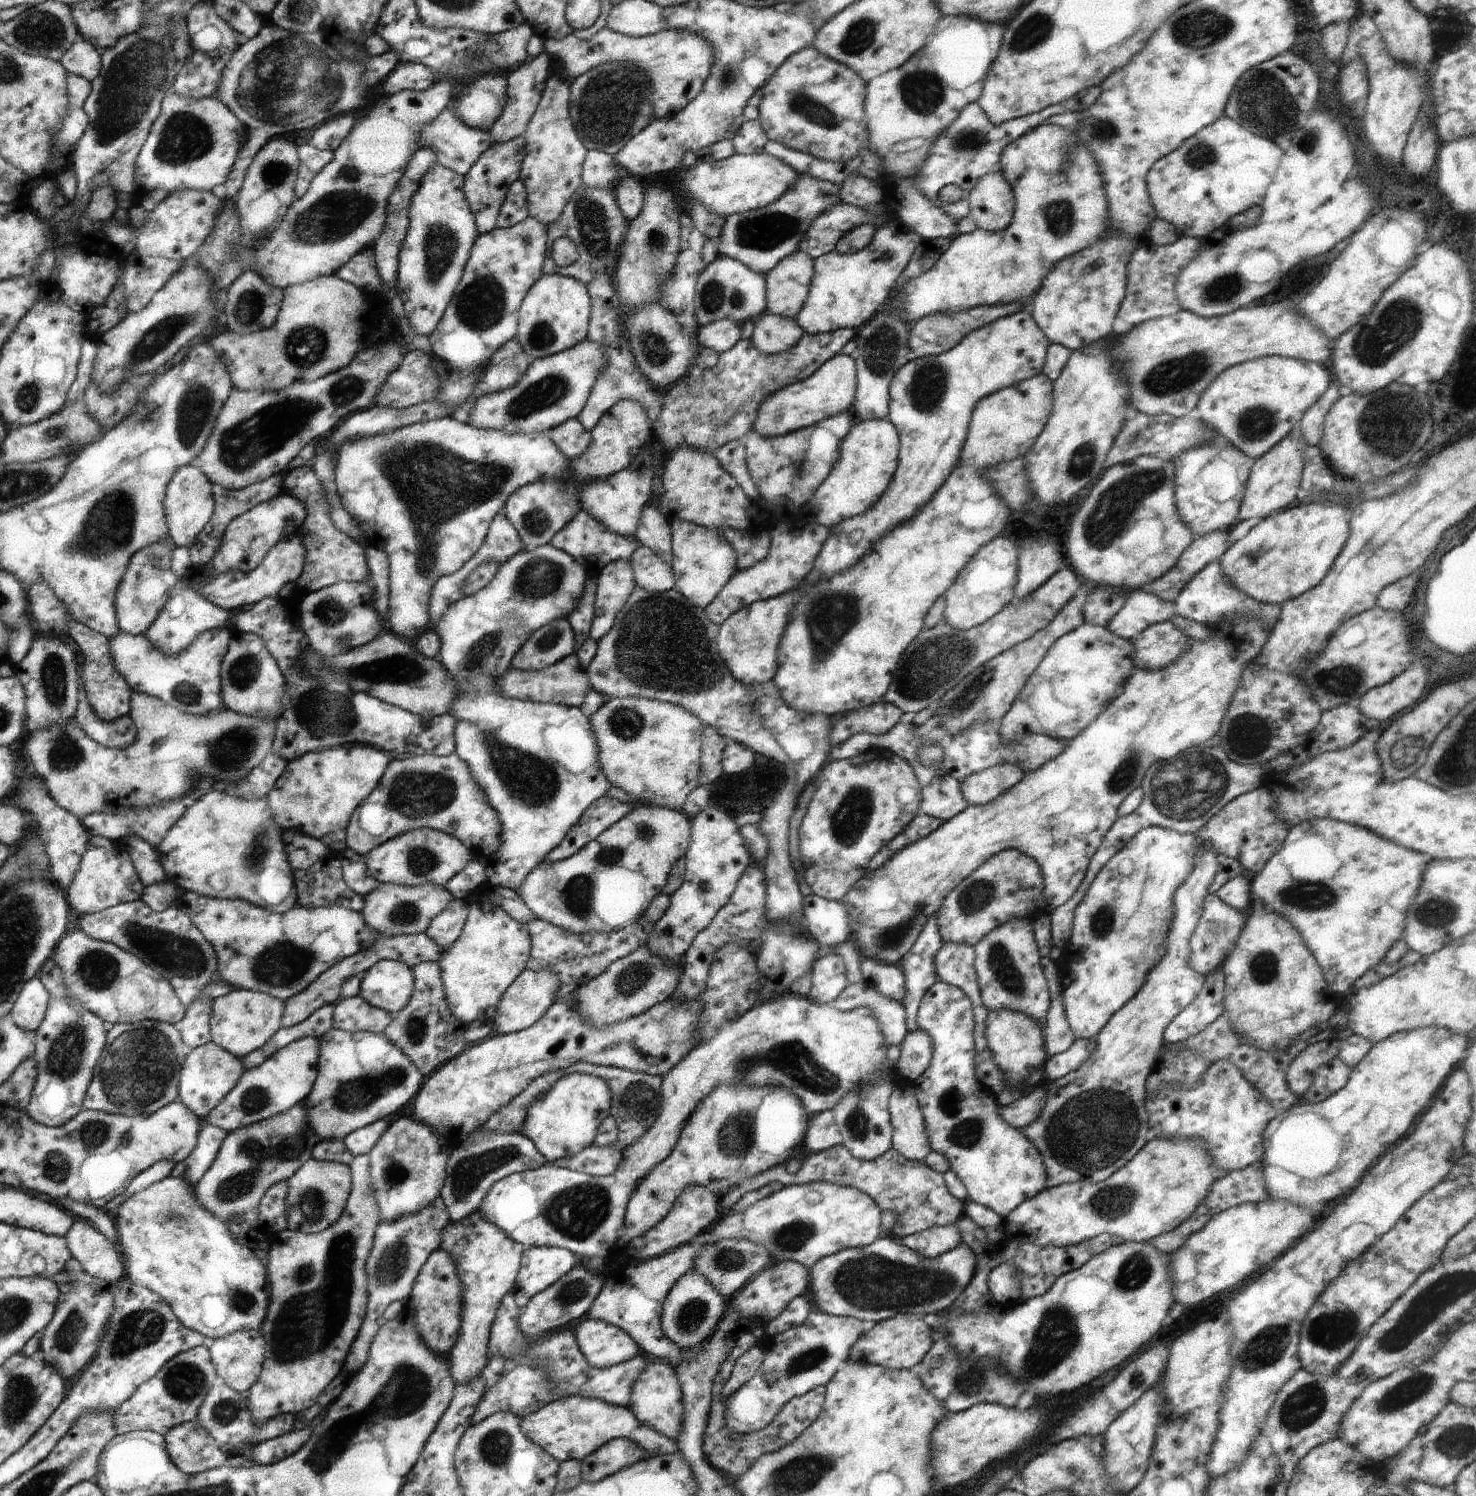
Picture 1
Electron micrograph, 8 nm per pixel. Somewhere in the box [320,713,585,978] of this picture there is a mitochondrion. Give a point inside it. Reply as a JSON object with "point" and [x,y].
{"point":[413,793]}

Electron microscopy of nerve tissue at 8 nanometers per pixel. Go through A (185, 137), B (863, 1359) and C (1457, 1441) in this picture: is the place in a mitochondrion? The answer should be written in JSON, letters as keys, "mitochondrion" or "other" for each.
{"A":"mitochondrion","B":"other","C":"mitochondrion"}

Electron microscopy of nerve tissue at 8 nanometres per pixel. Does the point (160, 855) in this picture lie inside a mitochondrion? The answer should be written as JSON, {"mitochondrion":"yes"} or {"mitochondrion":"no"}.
{"mitochondrion":"no"}

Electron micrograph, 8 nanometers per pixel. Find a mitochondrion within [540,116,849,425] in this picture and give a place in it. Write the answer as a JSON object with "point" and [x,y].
{"point":[765,233]}

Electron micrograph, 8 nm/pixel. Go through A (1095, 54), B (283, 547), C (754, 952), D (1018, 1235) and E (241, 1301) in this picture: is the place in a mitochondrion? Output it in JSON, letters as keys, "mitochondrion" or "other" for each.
{"A":"other","B":"other","C":"other","D":"other","E":"mitochondrion"}

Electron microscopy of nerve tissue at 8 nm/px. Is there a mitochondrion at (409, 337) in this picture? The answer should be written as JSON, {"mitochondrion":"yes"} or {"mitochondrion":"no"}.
{"mitochondrion":"no"}

